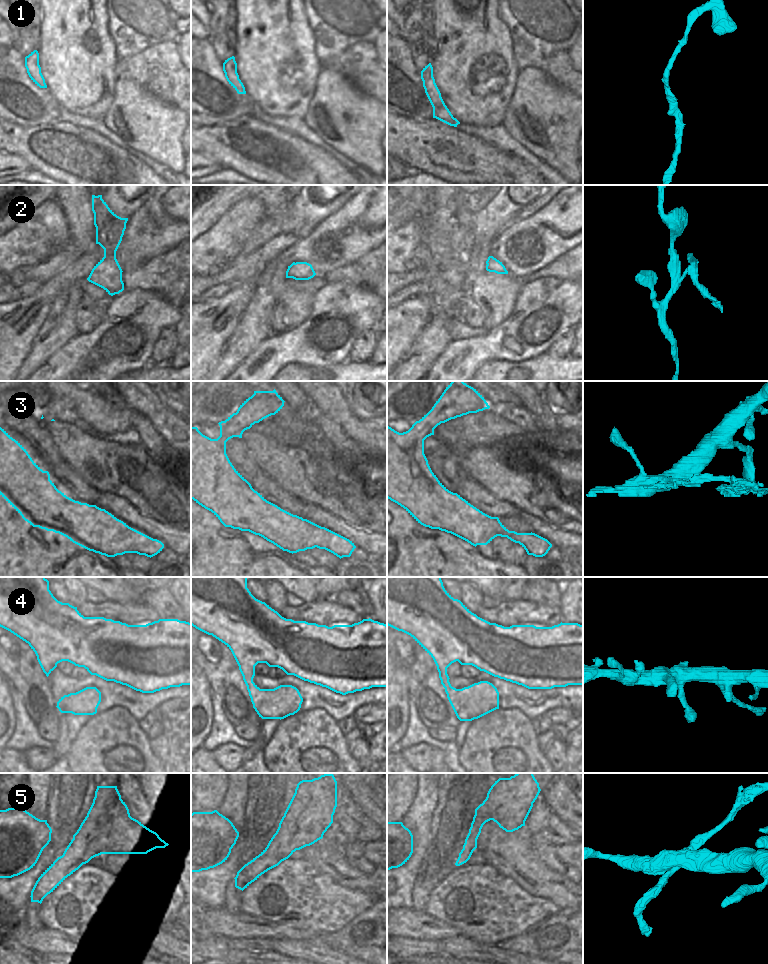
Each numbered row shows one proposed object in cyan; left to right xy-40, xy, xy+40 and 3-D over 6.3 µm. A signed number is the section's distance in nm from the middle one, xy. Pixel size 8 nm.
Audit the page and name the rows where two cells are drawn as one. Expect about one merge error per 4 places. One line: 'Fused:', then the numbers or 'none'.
Fused: 2, 3, 5

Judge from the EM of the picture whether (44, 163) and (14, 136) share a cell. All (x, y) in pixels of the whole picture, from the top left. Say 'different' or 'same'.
same

